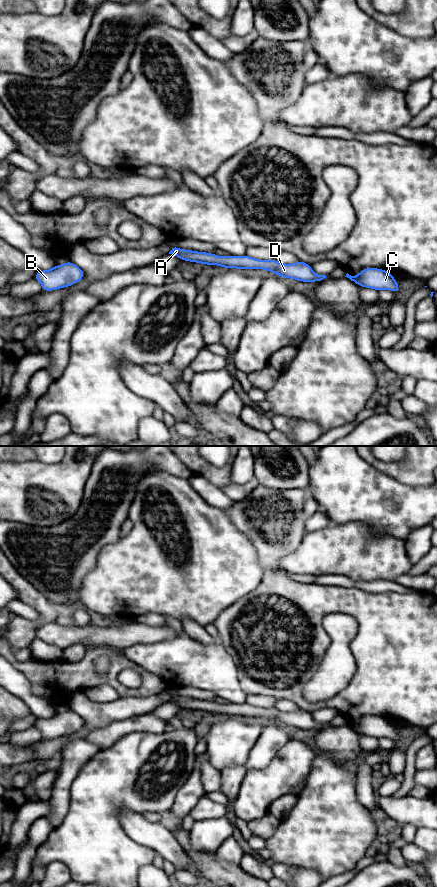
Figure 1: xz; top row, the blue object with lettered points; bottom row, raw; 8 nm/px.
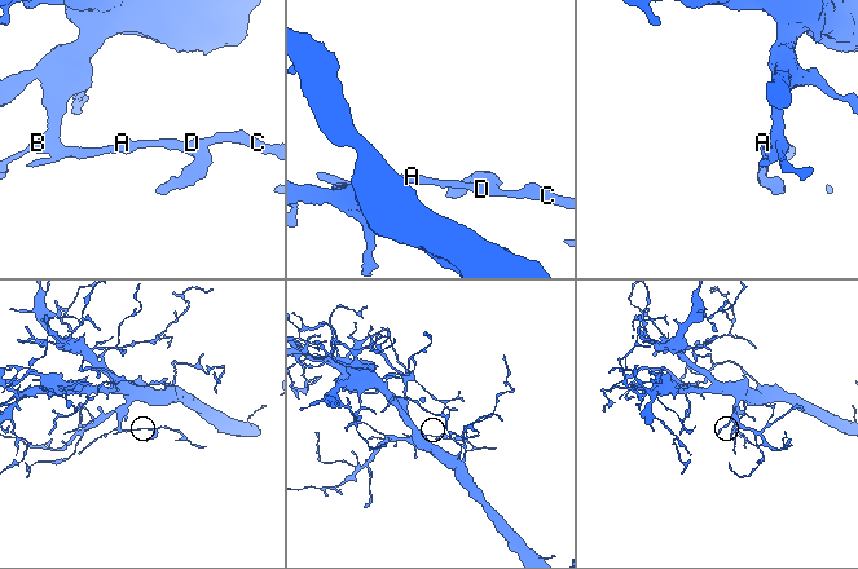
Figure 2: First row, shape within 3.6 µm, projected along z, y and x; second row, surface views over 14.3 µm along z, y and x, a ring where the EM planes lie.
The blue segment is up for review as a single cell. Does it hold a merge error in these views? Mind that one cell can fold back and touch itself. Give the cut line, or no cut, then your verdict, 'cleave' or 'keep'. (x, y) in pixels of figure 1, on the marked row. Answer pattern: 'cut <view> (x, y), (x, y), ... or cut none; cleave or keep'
cut none; keep

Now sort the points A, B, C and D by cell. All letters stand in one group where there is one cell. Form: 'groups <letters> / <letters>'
groups A B C D

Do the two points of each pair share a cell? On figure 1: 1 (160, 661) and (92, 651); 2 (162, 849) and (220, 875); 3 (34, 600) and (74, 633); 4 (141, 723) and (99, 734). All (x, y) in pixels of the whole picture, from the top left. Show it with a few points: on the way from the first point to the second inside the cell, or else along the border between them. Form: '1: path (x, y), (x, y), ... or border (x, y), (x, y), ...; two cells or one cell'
1: border (122, 652), (127, 658), (145, 669); two cells
2: border (178, 842), (189, 857), (193, 869); two cells
3: border (54, 620), (41, 624), (35, 634); two cells
4: path (131, 724), (109, 734); one cell

